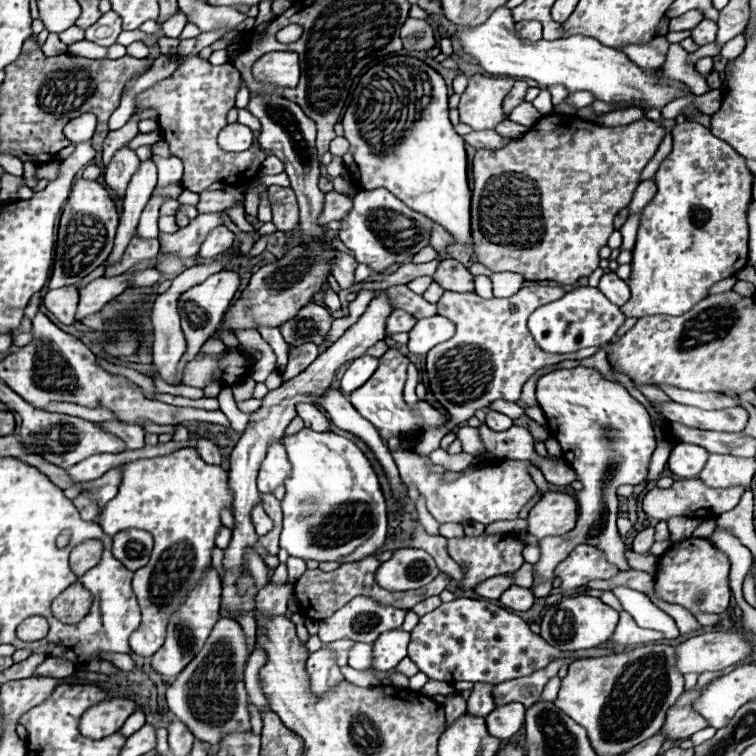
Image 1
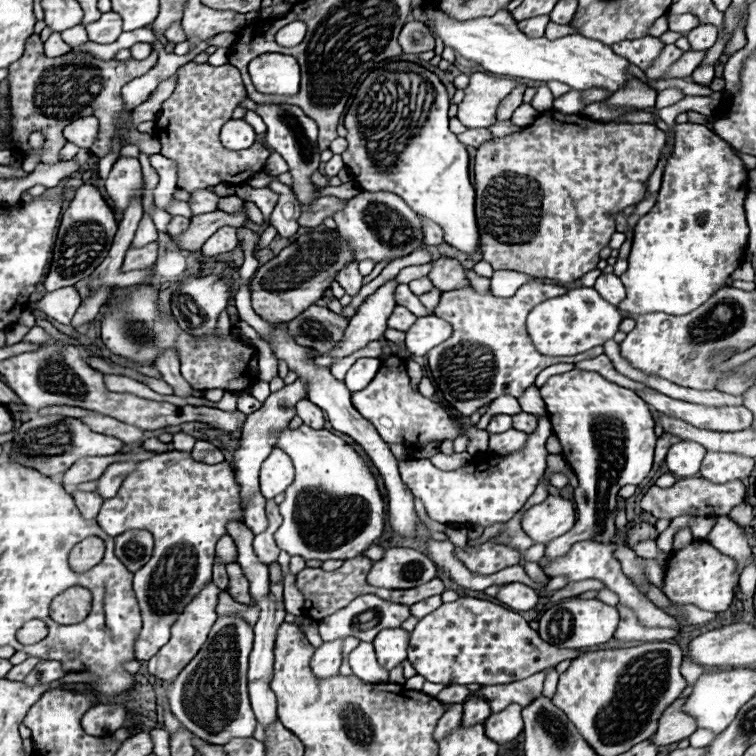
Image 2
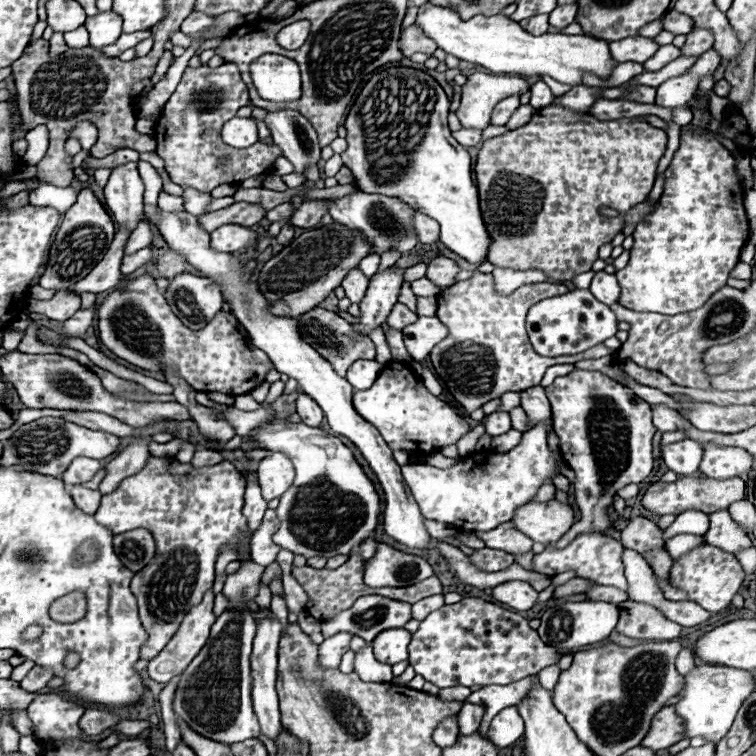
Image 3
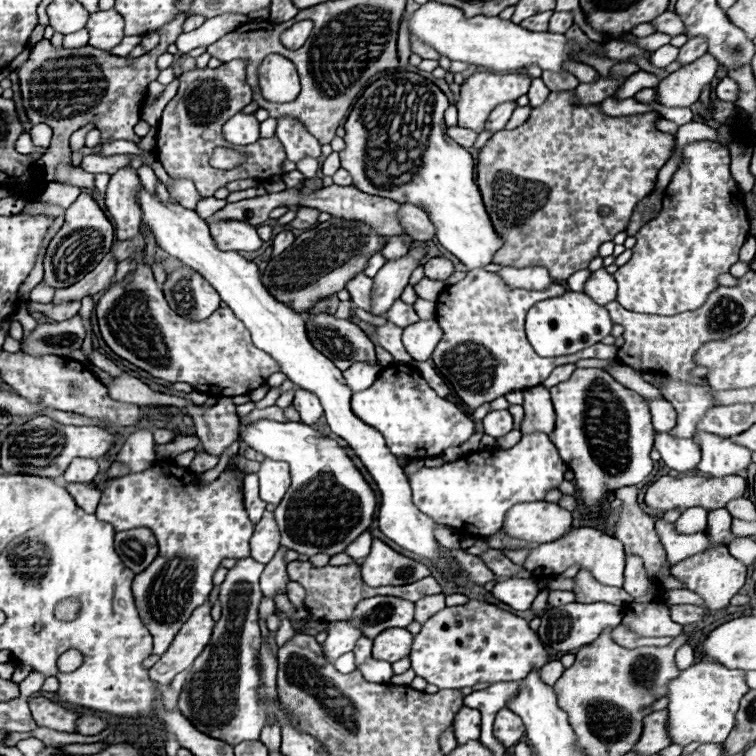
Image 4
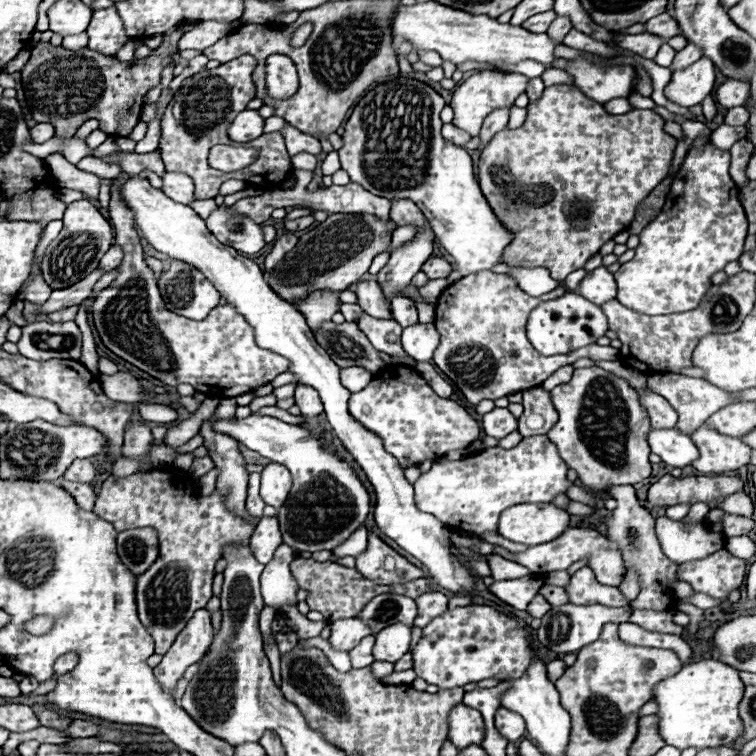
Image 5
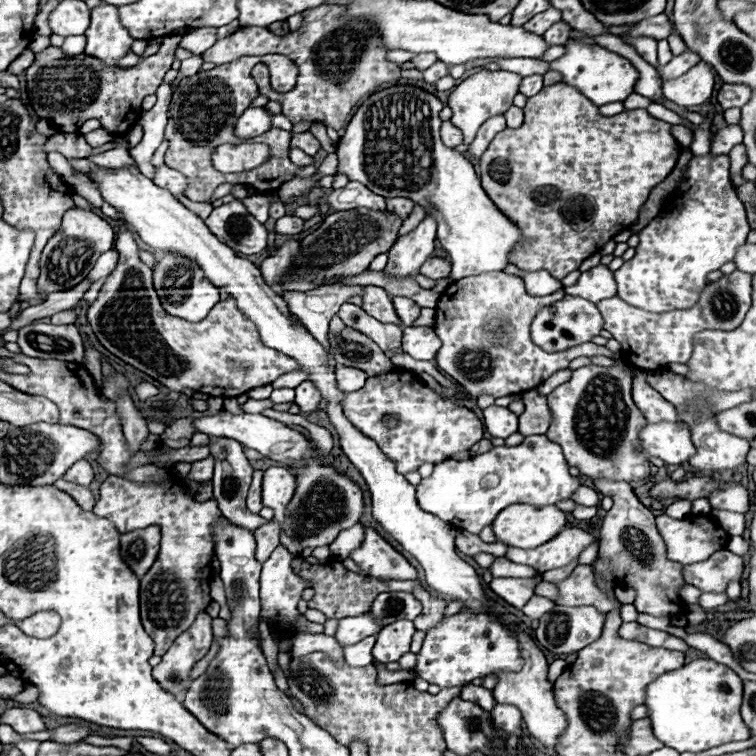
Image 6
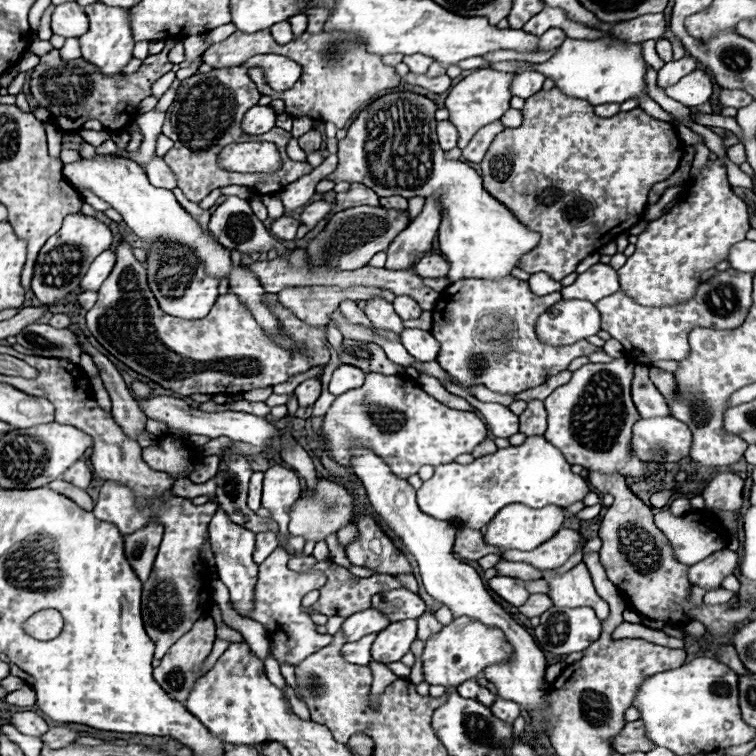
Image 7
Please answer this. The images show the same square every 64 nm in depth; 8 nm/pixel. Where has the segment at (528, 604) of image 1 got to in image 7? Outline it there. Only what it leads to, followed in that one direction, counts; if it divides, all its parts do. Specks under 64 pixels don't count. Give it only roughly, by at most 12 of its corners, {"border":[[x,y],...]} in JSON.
{"border":[[496,576],[490,588],[512,606],[522,606],[528,592],[522,580]]}

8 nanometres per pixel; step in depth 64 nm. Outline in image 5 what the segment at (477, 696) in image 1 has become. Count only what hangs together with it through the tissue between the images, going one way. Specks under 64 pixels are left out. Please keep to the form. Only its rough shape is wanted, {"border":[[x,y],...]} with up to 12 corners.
{"border":[[456,704],[448,714],[448,740],[464,750],[482,744],[484,718]]}

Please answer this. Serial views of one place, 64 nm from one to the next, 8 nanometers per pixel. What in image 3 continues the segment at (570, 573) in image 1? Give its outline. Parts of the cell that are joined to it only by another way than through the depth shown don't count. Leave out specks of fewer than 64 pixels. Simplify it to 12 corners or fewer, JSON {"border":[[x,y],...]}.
{"border":[[596,532],[534,554],[534,572],[576,570],[602,586],[628,588],[624,546]]}

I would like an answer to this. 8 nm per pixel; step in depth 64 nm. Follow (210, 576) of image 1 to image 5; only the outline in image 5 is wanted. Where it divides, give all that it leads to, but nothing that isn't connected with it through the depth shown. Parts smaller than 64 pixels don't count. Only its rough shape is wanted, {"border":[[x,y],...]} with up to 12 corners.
{"border":[[202,608],[180,632],[154,676],[174,690],[208,652],[214,630]]}

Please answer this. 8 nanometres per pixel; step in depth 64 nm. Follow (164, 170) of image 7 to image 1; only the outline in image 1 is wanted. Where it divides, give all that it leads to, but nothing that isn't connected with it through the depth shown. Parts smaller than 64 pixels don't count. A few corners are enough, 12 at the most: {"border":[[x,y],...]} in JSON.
{"border":[[240,188],[204,190],[196,210],[222,212],[244,200]]}

